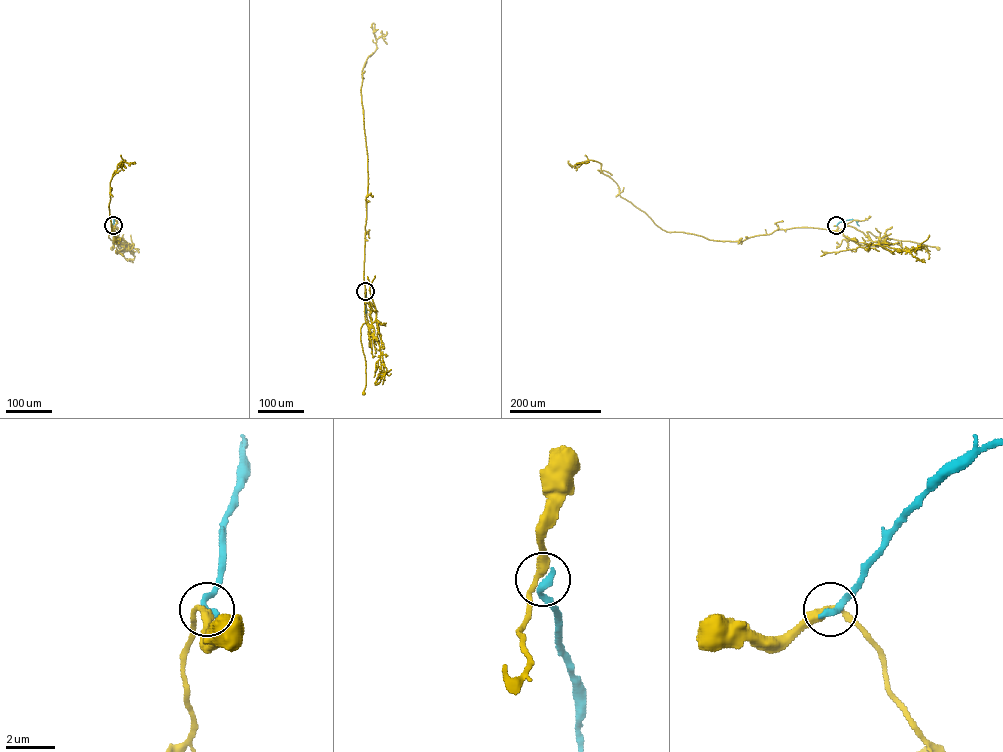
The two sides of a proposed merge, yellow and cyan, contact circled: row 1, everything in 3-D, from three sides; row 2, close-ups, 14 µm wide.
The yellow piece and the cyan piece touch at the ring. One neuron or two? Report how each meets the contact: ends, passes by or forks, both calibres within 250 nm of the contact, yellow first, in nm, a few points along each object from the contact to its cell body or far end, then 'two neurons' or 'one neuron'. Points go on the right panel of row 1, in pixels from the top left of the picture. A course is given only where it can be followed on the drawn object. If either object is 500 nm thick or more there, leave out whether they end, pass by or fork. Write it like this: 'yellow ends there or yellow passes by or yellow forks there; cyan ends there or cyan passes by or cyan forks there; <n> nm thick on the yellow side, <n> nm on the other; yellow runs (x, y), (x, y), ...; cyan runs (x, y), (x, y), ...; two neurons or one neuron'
yellow passes by; cyan ends there; 320 nm thick on the yellow side, 320 nm on the other; yellow runs (836, 225), (837, 231), (850, 226), (868, 237), (867, 231), (878, 237), (938, 248); cyan runs (836, 225), (852, 219), (859, 226); two neurons

